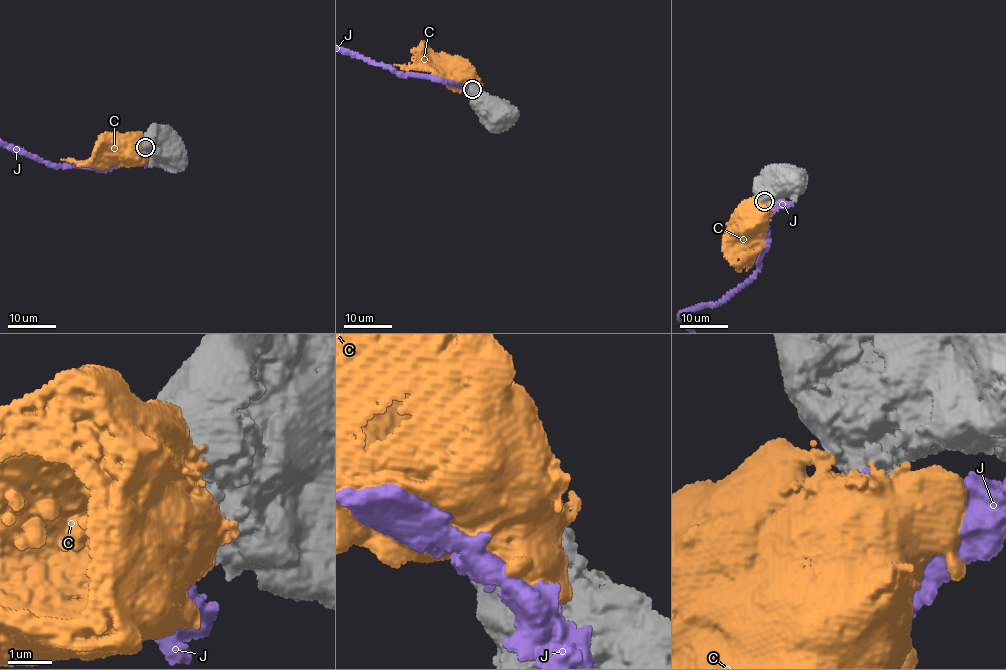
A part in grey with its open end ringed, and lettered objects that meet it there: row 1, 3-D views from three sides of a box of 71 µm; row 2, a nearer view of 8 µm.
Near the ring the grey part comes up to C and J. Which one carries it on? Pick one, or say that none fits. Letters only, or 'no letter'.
J

